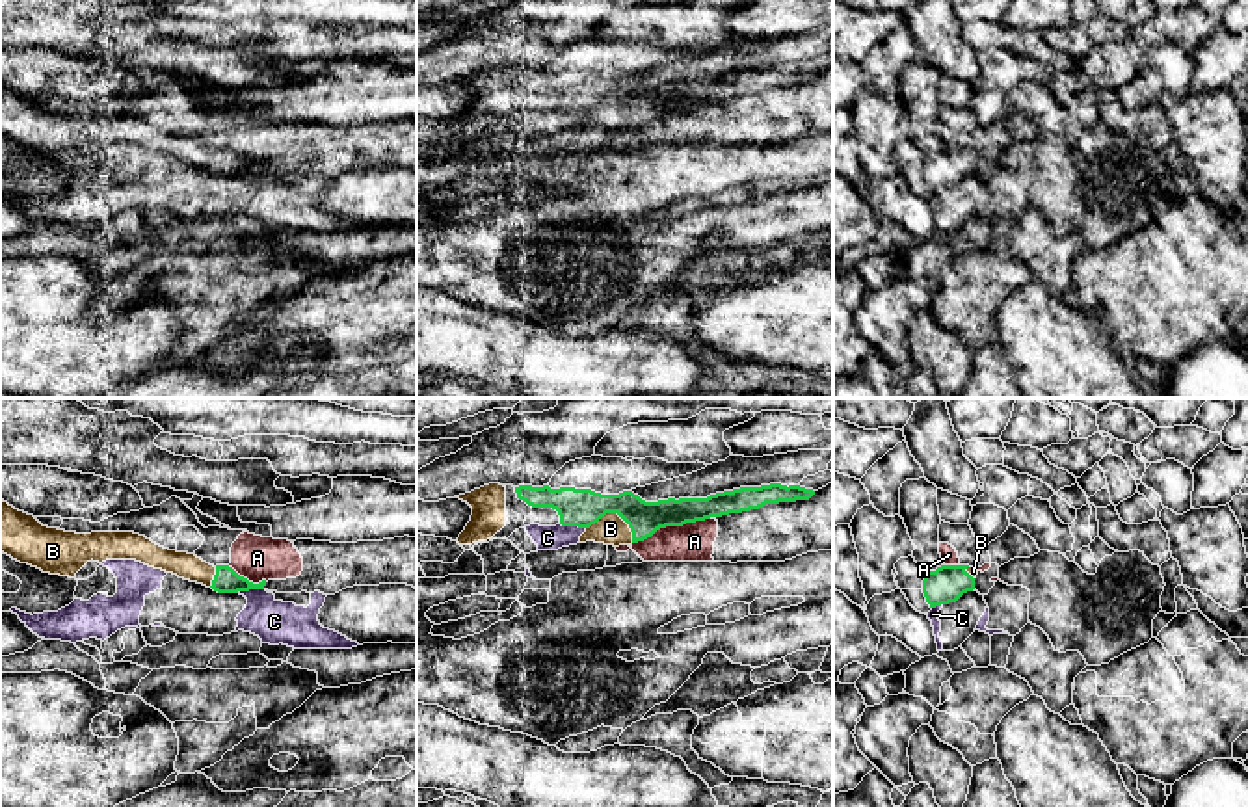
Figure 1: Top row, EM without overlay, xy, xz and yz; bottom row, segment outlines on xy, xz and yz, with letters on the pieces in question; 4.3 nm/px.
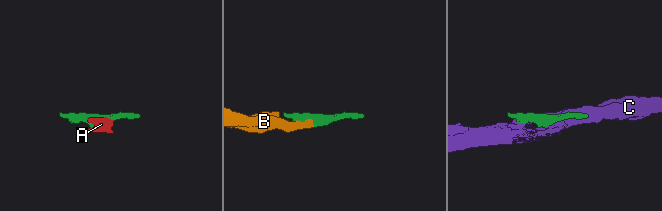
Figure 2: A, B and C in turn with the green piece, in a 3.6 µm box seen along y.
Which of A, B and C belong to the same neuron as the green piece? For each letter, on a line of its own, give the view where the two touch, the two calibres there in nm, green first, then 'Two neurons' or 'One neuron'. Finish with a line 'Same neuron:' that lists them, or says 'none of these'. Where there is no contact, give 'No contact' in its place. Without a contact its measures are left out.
A: Touches green in xz. Thickness 150 nm (green) against 180 nm. Two neurons
B: Touches green in xz. Thickness 160 nm (green) against 130 nm. One neuron
C: Touches green in xy. Thickness 110 nm (green) against 190 nm. Two neurons
Same neuron: B

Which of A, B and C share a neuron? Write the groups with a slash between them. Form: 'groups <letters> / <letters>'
groups A / B / C

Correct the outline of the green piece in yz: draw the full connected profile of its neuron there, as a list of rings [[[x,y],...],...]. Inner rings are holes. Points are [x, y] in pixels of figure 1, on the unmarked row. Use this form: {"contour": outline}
{"contour": [[[913,138],[900,141],[893,152],[898,173],[909,188],[928,197],[932,192],[956,186],[963,177],[975,173],[976,151],[941,149],[936,154],[923,154]]]}

